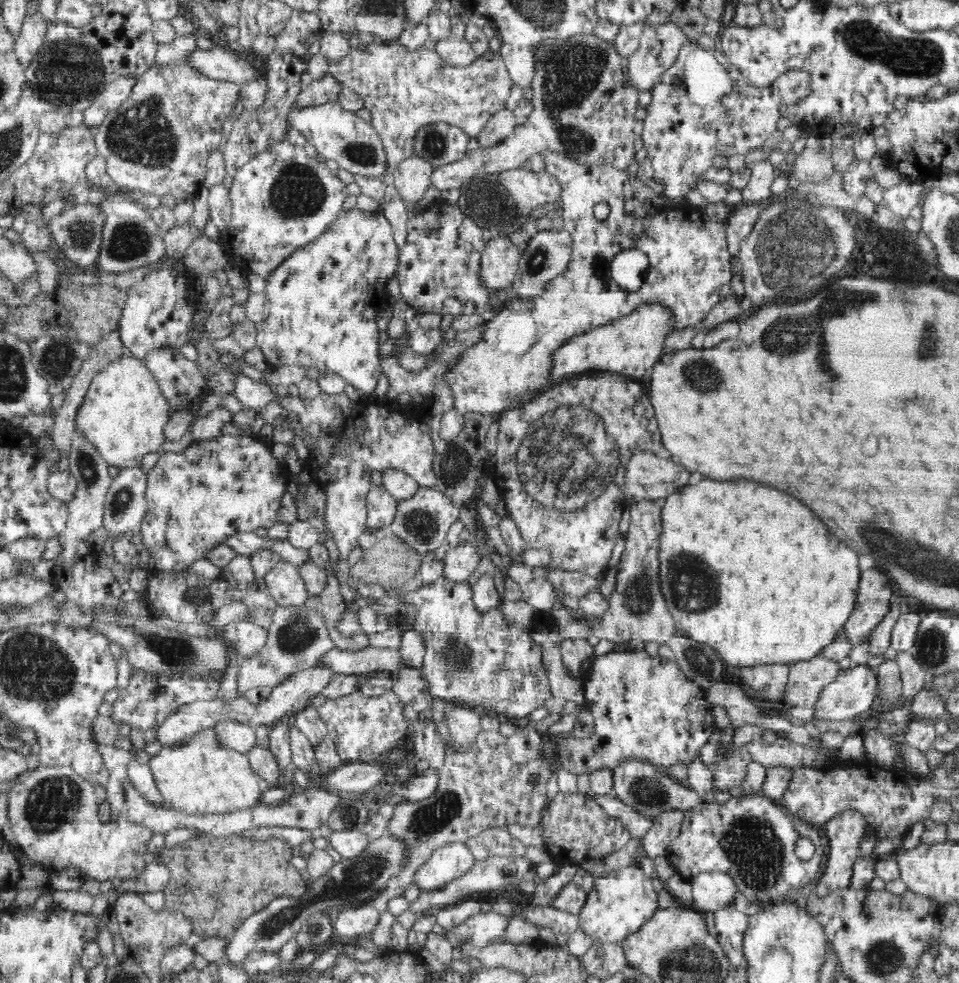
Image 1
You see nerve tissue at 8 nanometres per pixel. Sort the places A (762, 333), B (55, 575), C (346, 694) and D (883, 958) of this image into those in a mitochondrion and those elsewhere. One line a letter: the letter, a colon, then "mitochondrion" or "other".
A: mitochondrion
B: other
C: other
D: mitochondrion

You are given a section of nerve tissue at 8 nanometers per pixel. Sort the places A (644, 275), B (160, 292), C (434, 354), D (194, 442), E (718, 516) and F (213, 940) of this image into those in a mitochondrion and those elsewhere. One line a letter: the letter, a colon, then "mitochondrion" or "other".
A: other
B: other
C: other
D: other
E: other
F: other

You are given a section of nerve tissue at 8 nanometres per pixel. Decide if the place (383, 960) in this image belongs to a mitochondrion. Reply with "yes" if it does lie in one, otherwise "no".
no

